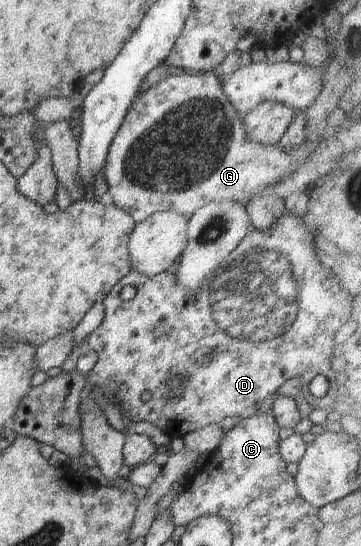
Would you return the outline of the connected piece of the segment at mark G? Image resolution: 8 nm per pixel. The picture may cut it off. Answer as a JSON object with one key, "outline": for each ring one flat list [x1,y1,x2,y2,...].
{"outline":[[186,71,183,75,167,76,166,79,162,79,157,85,143,91,143,93,139,92,138,97,133,101,125,117,124,123,121,125,119,132,115,135,109,147,106,163,104,164,103,171,106,178,107,191,113,195,113,204,125,209,127,213,132,215,132,219,136,223,140,223,153,213,166,210,172,210,180,215,190,217,197,209,212,202,232,200,233,202,245,205,253,197,261,195,261,193,270,189,276,182,283,180,288,174,294,172,314,152,315,148,309,146,306,141,295,150,283,150,278,144,265,146,251,142,246,137,242,119,243,117,235,112,235,109,233,109,225,93,222,91,222,82,212,72,189,73]]}

